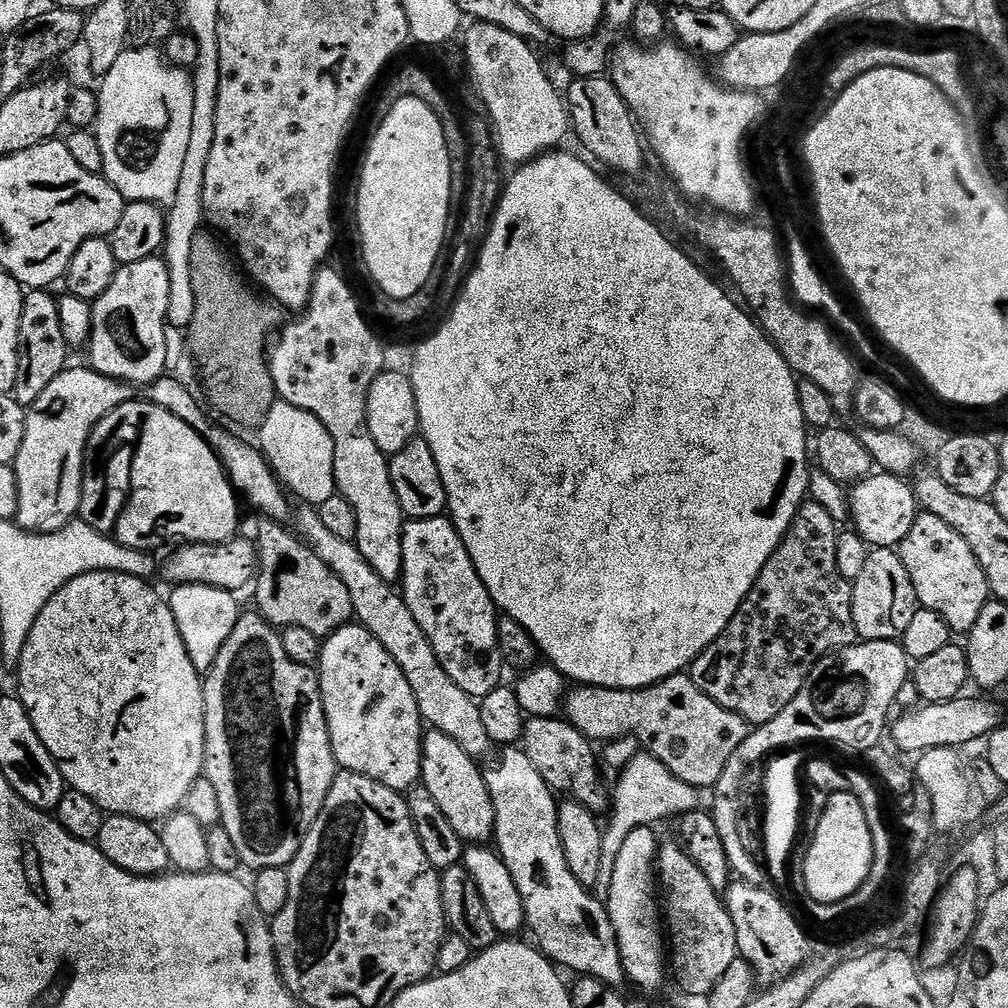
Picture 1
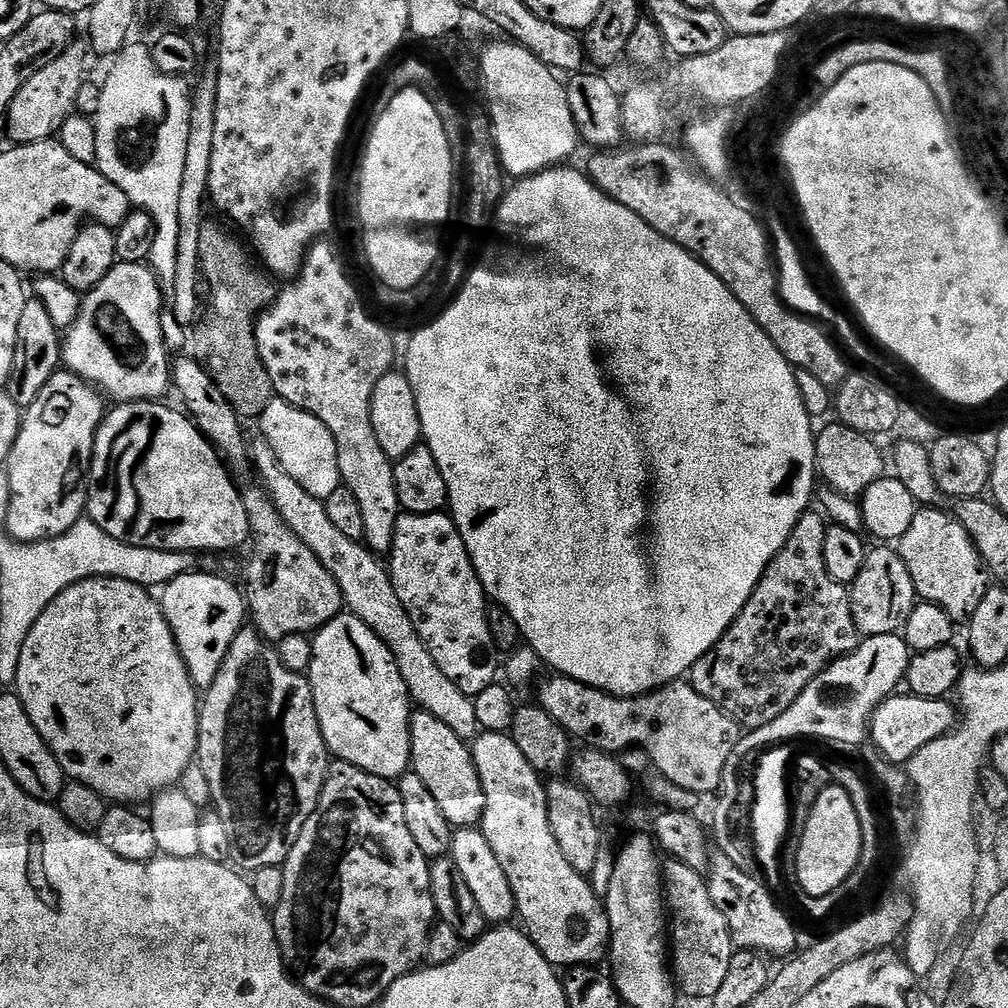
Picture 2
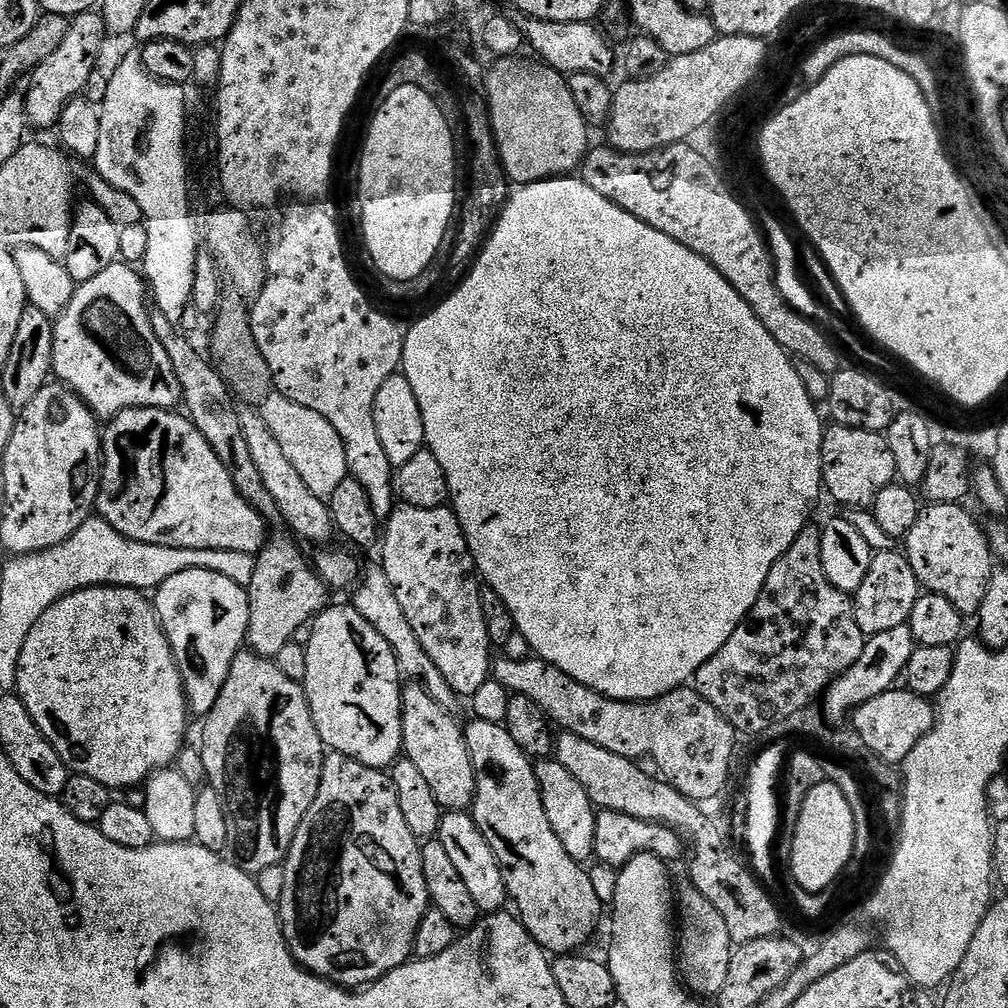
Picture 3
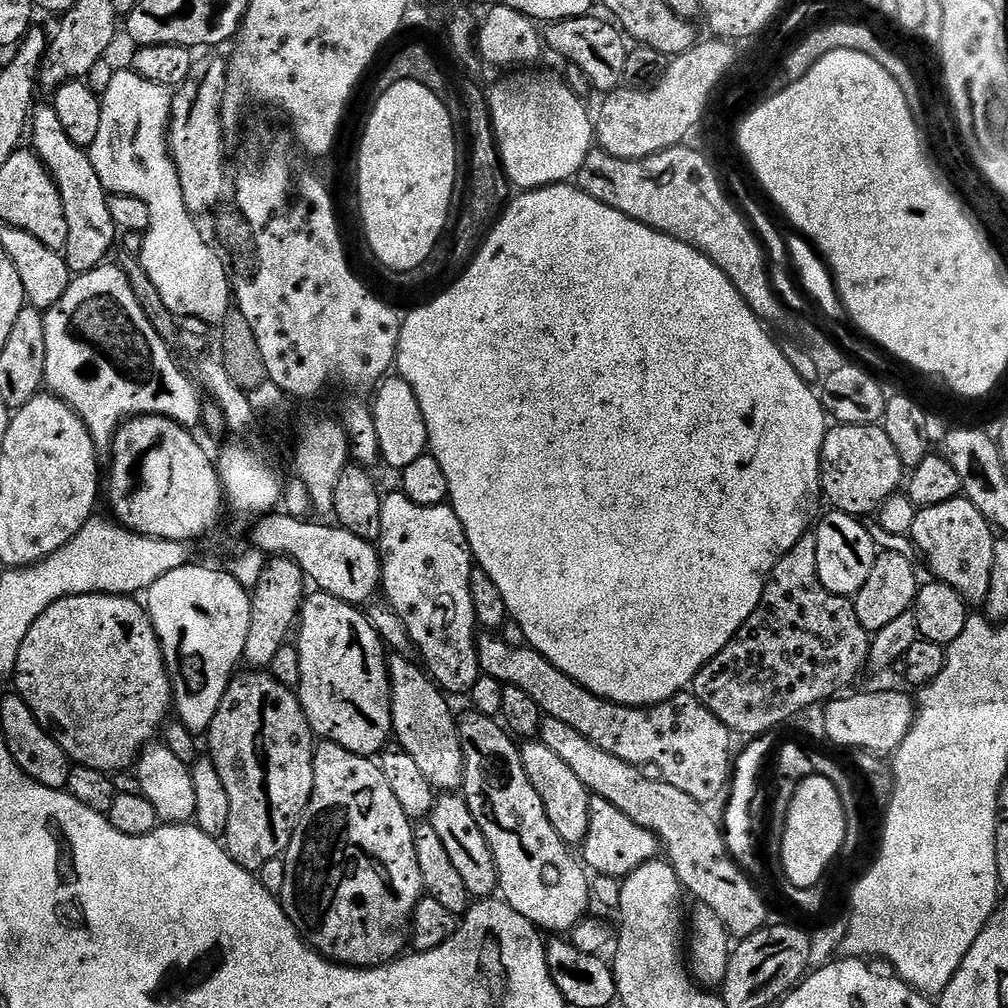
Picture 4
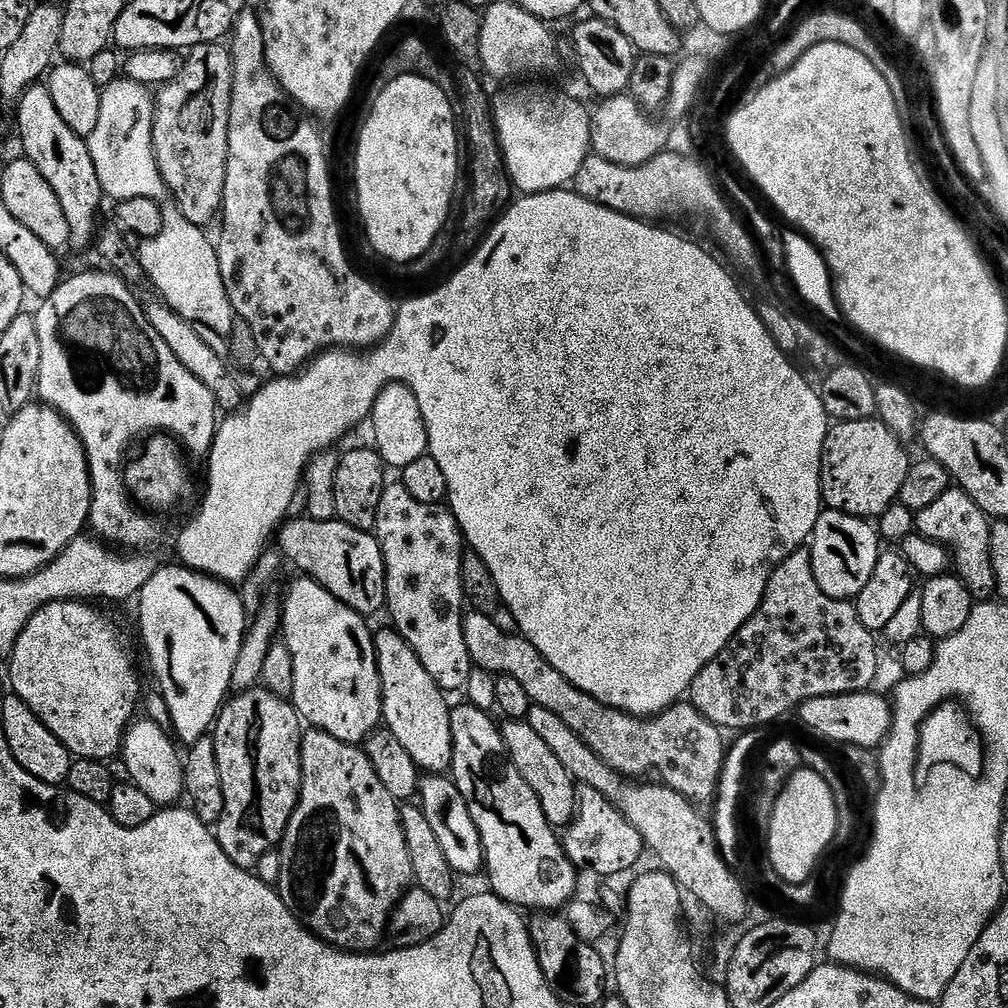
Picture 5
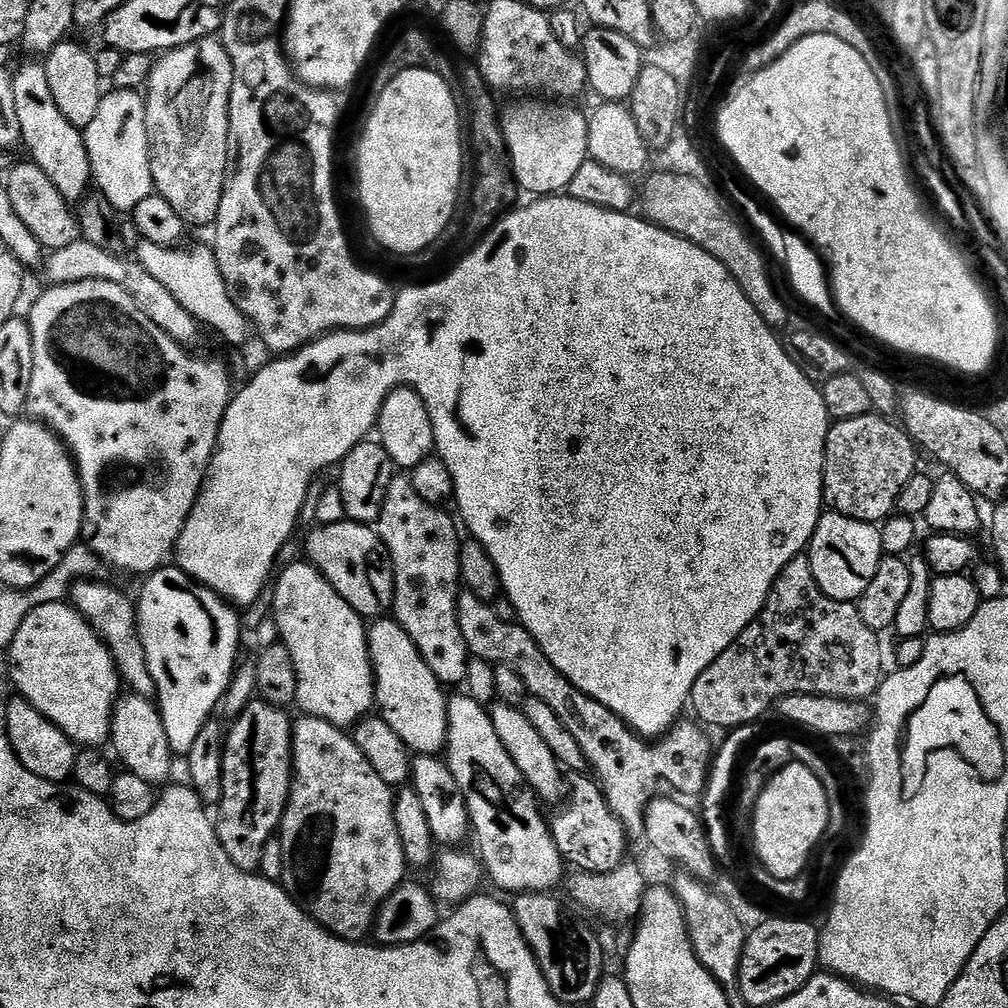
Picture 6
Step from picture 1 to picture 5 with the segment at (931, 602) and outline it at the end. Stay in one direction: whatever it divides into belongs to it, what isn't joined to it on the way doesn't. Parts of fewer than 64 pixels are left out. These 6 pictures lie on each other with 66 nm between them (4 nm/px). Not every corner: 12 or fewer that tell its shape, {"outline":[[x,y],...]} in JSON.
{"outline":[[958,486],[915,513],[973,601],[996,596],[990,517]]}

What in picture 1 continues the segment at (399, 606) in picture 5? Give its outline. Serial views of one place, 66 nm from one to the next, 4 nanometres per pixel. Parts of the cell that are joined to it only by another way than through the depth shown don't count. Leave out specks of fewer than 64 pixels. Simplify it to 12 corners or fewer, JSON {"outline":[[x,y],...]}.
{"outline":[[447,515],[408,520],[402,595],[454,686],[501,687],[498,609]]}

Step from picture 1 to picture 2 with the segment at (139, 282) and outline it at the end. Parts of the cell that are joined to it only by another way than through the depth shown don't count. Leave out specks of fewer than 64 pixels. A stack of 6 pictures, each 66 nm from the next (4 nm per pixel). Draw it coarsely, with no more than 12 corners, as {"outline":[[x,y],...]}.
{"outline":[[118,262],[83,297],[63,367],[116,402],[164,398],[166,296]]}

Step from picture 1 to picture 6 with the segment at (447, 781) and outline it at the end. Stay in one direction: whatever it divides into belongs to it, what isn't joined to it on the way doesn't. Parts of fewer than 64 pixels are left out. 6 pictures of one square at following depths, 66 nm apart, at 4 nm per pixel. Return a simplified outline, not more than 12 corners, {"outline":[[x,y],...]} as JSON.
{"outline":[[394,618],[368,628],[378,714],[409,752],[448,743],[445,685]]}

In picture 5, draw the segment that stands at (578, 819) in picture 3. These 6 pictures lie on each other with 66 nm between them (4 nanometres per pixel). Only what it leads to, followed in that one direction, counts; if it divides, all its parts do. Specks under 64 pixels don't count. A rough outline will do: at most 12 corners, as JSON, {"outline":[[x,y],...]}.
{"outline":[[504,720],[512,765],[563,830],[578,815],[578,785],[527,720]]}

